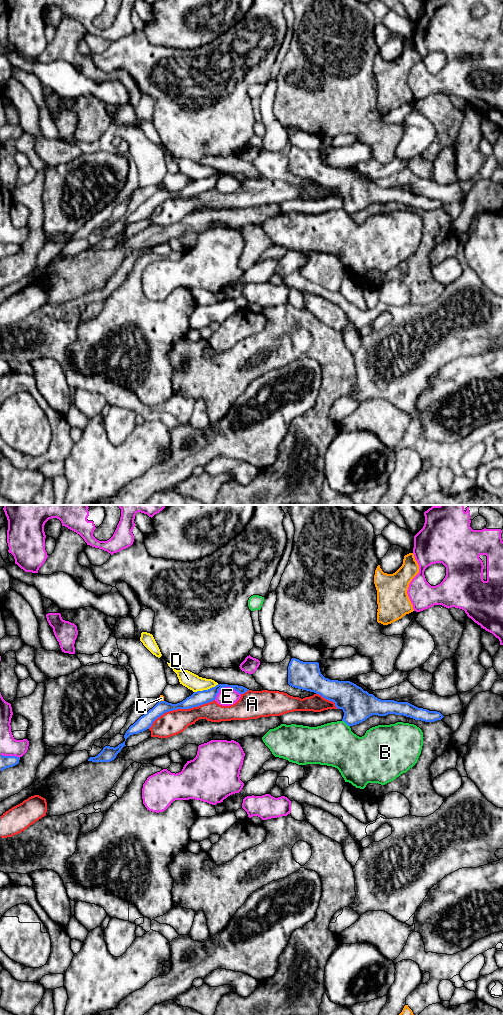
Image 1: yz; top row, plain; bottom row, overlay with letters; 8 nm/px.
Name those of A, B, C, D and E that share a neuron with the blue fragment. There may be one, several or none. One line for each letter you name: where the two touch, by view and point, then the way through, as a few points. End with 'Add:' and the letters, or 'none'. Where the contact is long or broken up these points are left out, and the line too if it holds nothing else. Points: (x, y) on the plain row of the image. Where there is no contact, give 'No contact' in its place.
Add: none

